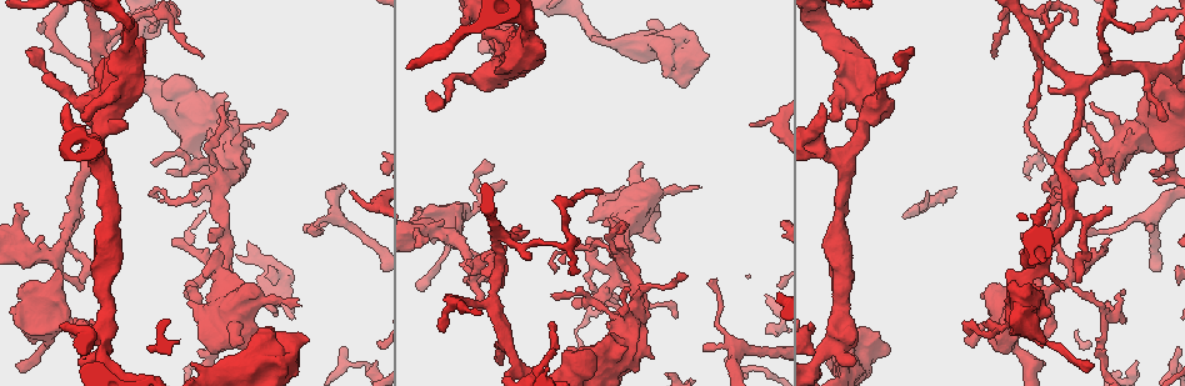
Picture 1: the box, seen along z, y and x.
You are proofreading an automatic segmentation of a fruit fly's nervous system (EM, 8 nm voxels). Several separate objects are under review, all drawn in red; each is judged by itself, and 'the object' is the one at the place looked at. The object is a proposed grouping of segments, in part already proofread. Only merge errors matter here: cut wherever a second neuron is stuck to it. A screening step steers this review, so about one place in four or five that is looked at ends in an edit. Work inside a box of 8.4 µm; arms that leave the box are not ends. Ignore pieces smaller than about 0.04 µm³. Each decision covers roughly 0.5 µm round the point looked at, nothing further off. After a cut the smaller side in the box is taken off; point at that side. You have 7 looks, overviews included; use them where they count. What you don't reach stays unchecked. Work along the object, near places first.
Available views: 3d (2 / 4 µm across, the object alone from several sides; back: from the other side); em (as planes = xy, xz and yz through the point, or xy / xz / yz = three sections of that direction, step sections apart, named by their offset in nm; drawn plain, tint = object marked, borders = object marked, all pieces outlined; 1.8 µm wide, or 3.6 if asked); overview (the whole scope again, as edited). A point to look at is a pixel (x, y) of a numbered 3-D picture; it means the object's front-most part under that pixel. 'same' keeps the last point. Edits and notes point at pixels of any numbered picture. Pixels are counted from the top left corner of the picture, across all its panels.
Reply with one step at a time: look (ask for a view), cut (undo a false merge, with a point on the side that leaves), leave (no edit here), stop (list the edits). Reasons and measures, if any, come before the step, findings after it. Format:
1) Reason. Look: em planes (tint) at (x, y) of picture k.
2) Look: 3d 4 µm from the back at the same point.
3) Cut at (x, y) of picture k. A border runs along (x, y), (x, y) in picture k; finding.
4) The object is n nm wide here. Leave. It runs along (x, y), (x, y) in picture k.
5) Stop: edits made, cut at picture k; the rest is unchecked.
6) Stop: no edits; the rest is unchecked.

Side arm on a straight run. Look: em planes (tint) at (624, 246) of picture 1.

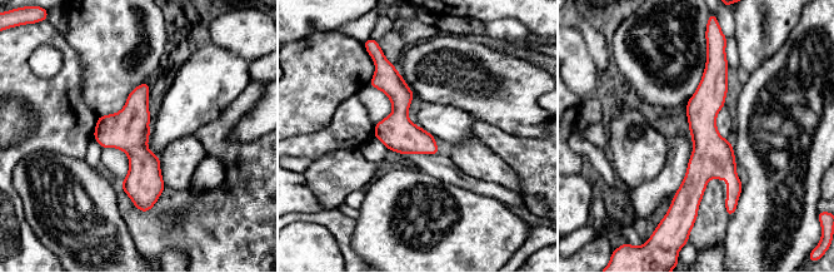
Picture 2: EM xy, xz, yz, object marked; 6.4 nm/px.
The object is 240 nm wide here. Leave. It runs along (712, 59), (704, 164), (692, 208) in picture 2; one neuron here.

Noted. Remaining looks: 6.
Arms run side by side. Look: 3d 4 µm at (1153, 126) of picture 1.

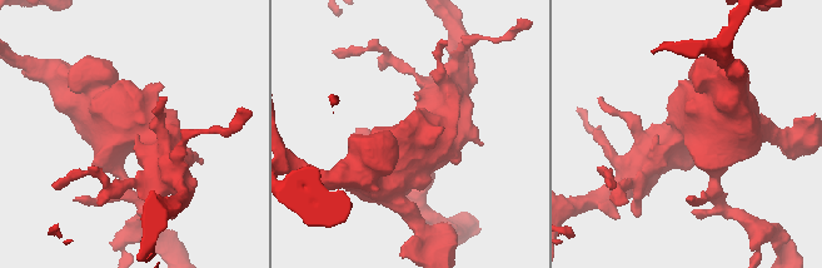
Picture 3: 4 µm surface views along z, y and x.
Look: em planes (plain) at (123, 132) of picture 3.

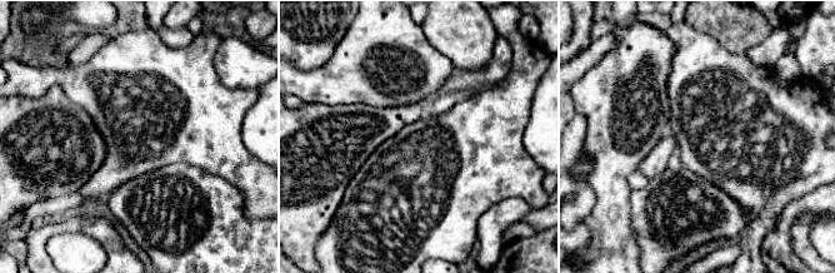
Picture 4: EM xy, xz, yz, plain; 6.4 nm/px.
With the object marked. Look: em planes (tint) at the same point.

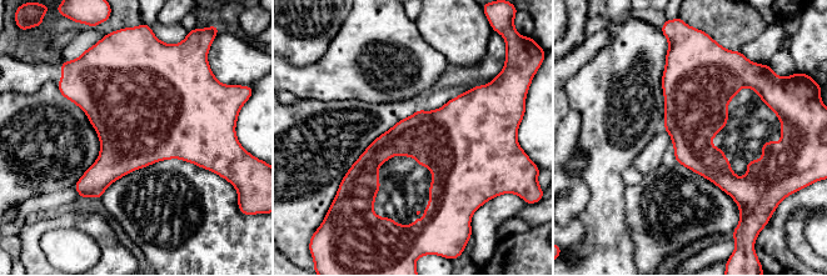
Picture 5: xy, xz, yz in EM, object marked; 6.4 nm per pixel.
The object is 380 nm wide here. Leave. All the same neuron.

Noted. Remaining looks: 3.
Arms part here. Look: em yz step 16 (tint) at (454, 239) of picture 1.

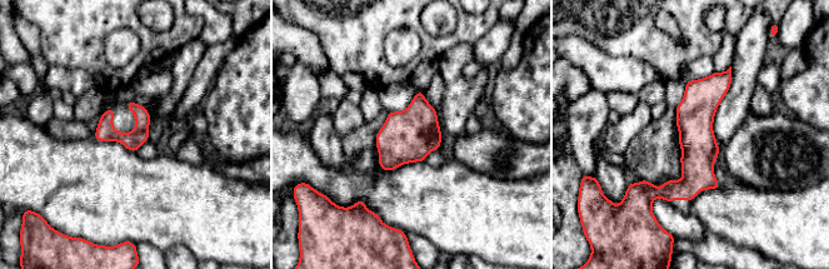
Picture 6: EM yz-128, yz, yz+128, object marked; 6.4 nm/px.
Look: em xy step 4 (tint) at the same point.

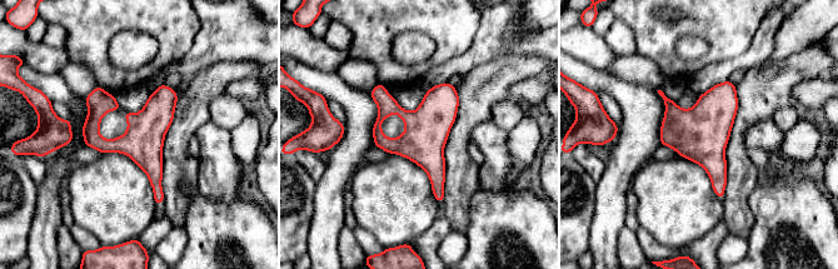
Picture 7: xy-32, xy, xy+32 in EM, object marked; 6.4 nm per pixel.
The object is 260 nm wide here. Leave. It runs along (98, 90), (94, 134), (153, 168), (159, 200) in picture 7; one neuron here.

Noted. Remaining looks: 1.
Stop: no edits; the rest is unchecked.

